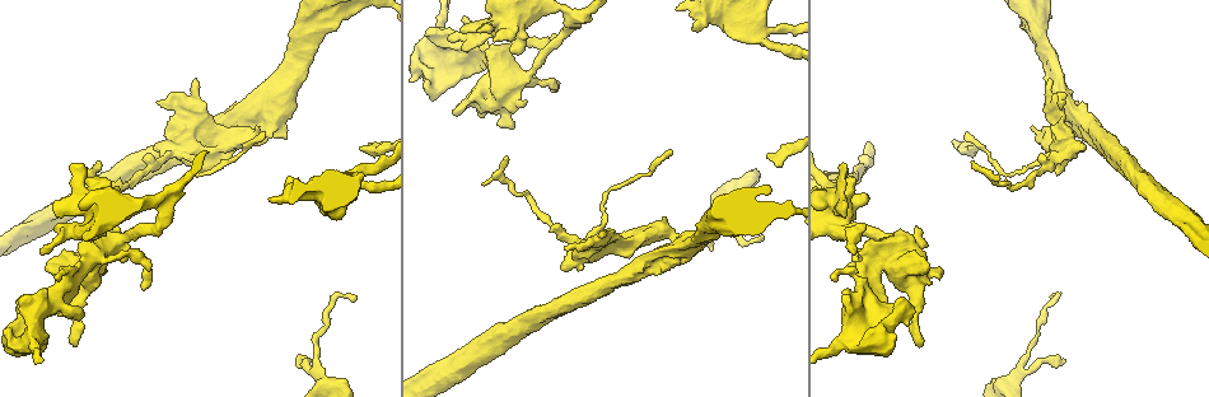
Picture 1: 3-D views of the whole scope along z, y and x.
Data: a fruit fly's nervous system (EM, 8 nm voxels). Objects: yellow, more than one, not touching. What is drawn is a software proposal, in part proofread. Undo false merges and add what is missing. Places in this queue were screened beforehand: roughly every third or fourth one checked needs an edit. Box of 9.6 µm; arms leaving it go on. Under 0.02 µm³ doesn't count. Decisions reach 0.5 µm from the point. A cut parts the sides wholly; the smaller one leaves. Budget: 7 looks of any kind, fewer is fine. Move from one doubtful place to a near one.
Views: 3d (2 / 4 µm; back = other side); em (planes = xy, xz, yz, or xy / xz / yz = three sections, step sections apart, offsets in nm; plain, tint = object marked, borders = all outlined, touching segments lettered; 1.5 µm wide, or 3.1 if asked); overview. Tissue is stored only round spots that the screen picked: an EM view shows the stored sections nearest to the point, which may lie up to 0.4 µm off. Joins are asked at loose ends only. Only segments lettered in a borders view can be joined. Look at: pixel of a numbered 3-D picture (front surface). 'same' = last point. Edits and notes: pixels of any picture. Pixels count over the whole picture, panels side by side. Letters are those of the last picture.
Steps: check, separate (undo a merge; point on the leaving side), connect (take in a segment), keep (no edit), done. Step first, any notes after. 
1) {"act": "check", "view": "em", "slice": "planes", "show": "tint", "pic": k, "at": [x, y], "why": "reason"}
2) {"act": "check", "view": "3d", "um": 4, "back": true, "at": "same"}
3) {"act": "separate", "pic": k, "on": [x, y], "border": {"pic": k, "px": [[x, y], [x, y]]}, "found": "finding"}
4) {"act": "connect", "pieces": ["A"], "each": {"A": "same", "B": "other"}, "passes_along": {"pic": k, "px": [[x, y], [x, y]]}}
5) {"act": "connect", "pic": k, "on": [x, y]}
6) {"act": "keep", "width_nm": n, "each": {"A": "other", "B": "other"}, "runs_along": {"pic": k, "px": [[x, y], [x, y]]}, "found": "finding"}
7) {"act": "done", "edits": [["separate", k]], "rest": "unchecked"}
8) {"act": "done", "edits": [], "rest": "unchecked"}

{"act": "check", "view": "em", "slice": "xz", "step": 8, "show": "tint", "pic": 1, "at": [1064, 121], "why": "free end"}

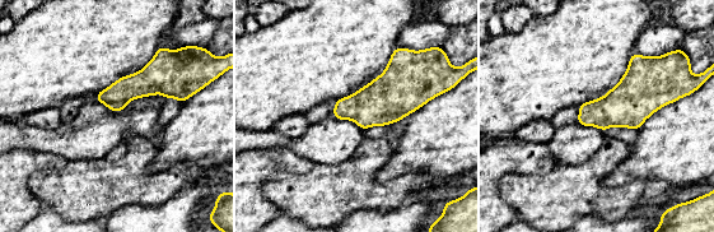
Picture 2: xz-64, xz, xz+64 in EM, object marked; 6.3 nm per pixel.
{"act": "check", "view": "em", "slice": "planes", "show": "borders", "at": "same"}

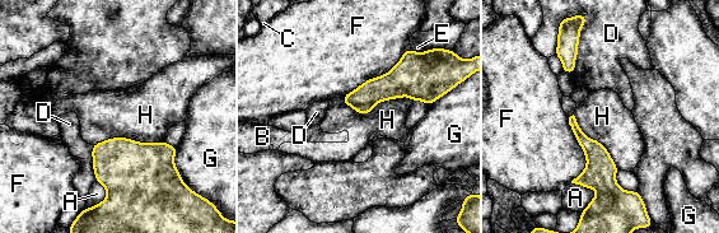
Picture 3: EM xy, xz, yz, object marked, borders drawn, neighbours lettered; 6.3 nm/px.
{"act": "keep", "each": {"A": "other", "B": "other", "C": "other", "D": "other", "E": "other", "F": "other", "G": "other", "H": "other"}, "border": {"pic": 3, "px": [[340, 98], [362, 113], [412, 101]]}, "found": "none of them fits"}

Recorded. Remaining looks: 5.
{"act": "check", "view": "3d", "um": 4, "back": true, "pic": 1, "at": [97, 163], "why": "branch stops here"}

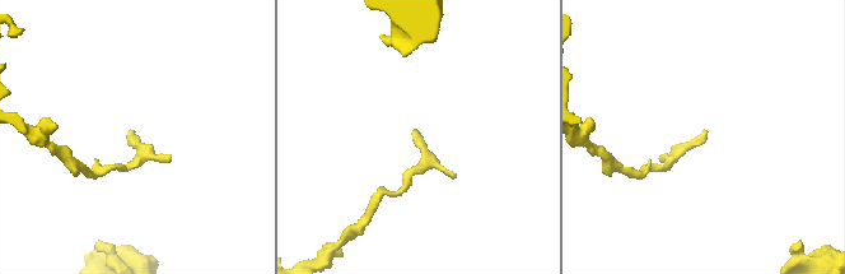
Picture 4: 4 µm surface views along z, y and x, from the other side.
{"act": "check", "view": "em", "slice": "planes", "show": "plain", "pic": 4, "at": [702, 131], "why": "now the EM"}

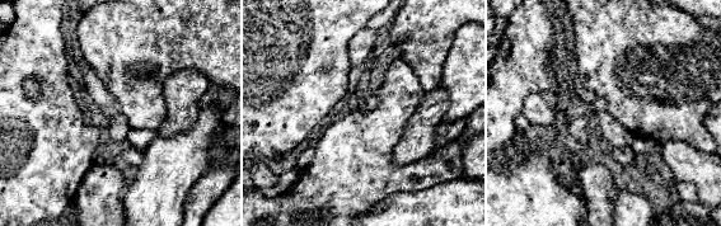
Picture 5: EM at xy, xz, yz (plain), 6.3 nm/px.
{"act": "check", "view": "em", "slice": "planes", "show": "borders", "at": "same"}

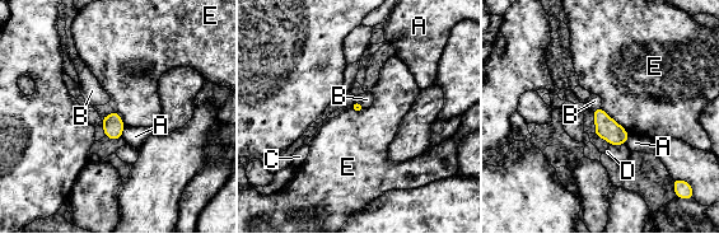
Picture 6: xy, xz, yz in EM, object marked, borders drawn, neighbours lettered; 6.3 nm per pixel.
{"act": "keep", "longest_contact_nm": ["E", 170], "each": {"A": "other", "B": "other", "C": "other", "D": "other", "E": "other"}, "found": "no lettered segment goes on from it"}

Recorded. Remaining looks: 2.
{"act": "check", "view": "em", "slice": "yz", "step": 4, "show": "borders", "pic": 1, "at": [919, 347], "why": "branch stops here"}

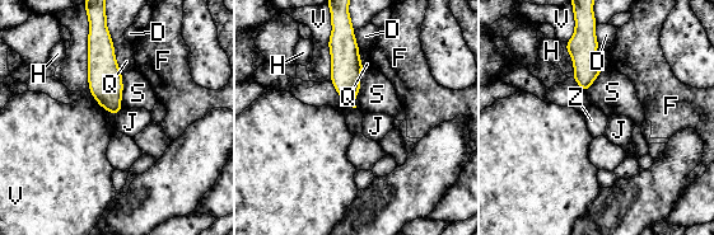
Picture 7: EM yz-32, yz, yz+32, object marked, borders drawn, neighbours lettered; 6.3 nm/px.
{"act": "keep", "longest_contact_nm": ["V", 550], "each": {"D": "other", "F": "other", "H": "other", "J": "other", "Q": "other", "S": "other", "V": "other", "Z": "other"}, "found": "none of them fits"}

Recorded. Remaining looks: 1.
{"act": "done", "edits": [], "rest": "unchecked"}

